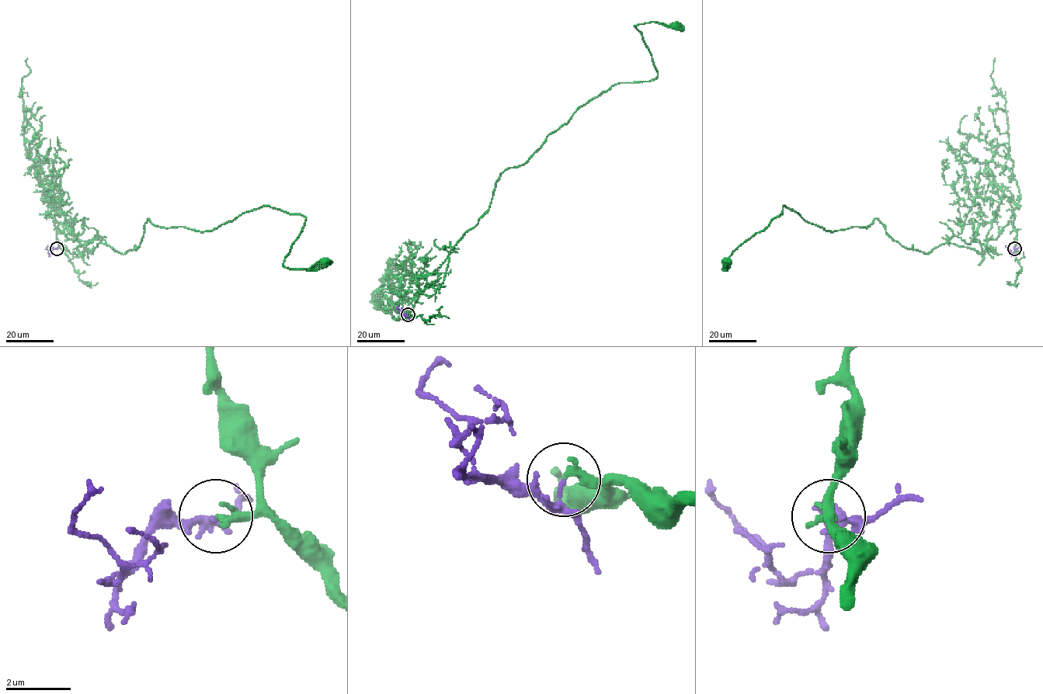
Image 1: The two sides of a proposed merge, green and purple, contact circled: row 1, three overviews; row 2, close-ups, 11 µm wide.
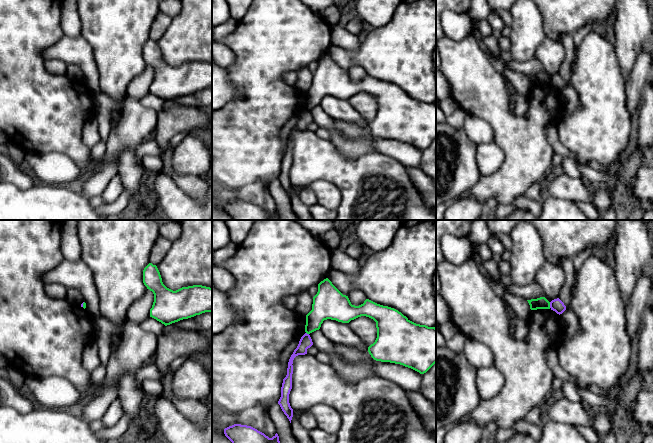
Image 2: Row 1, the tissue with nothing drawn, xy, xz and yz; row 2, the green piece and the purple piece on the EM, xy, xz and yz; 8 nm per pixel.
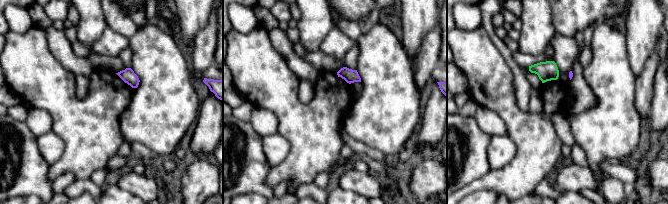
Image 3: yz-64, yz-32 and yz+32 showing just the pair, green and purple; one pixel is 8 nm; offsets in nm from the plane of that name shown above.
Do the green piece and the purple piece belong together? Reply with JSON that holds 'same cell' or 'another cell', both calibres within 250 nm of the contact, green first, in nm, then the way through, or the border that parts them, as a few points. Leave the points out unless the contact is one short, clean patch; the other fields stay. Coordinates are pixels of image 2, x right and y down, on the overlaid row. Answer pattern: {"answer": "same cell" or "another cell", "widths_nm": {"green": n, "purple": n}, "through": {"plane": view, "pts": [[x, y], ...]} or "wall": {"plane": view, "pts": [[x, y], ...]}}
{"answer": "another cell", "widths_nm": {"green": 100, "purple": 100}, "wall": {"plane": "yz", "pts": [[549, 302], [550, 307]]}}

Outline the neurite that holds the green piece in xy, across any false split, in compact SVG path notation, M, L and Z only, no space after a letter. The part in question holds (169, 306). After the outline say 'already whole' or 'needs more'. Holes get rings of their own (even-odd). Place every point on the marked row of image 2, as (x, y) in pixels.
M149 263L143 270L143 283L154 294L154 302L150 309L150 317L165 326L188 319L205 312L212 312L212 288L193 285L182 287L176 291L167 288L163 282L156 265Z; already whole

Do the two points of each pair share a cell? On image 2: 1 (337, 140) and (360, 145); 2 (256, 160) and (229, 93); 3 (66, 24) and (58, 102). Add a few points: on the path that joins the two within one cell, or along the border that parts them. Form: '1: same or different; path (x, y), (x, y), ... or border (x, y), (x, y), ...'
1: same; path (343, 144), (354, 145)
2: different; border (229, 76), (237, 90), (237, 95), (222, 107)
3: different; border (60, 11), (60, 28), (64, 34)

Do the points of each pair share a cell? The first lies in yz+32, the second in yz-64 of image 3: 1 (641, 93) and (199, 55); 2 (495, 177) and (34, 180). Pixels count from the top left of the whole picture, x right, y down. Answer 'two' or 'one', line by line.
1: one
2: two

